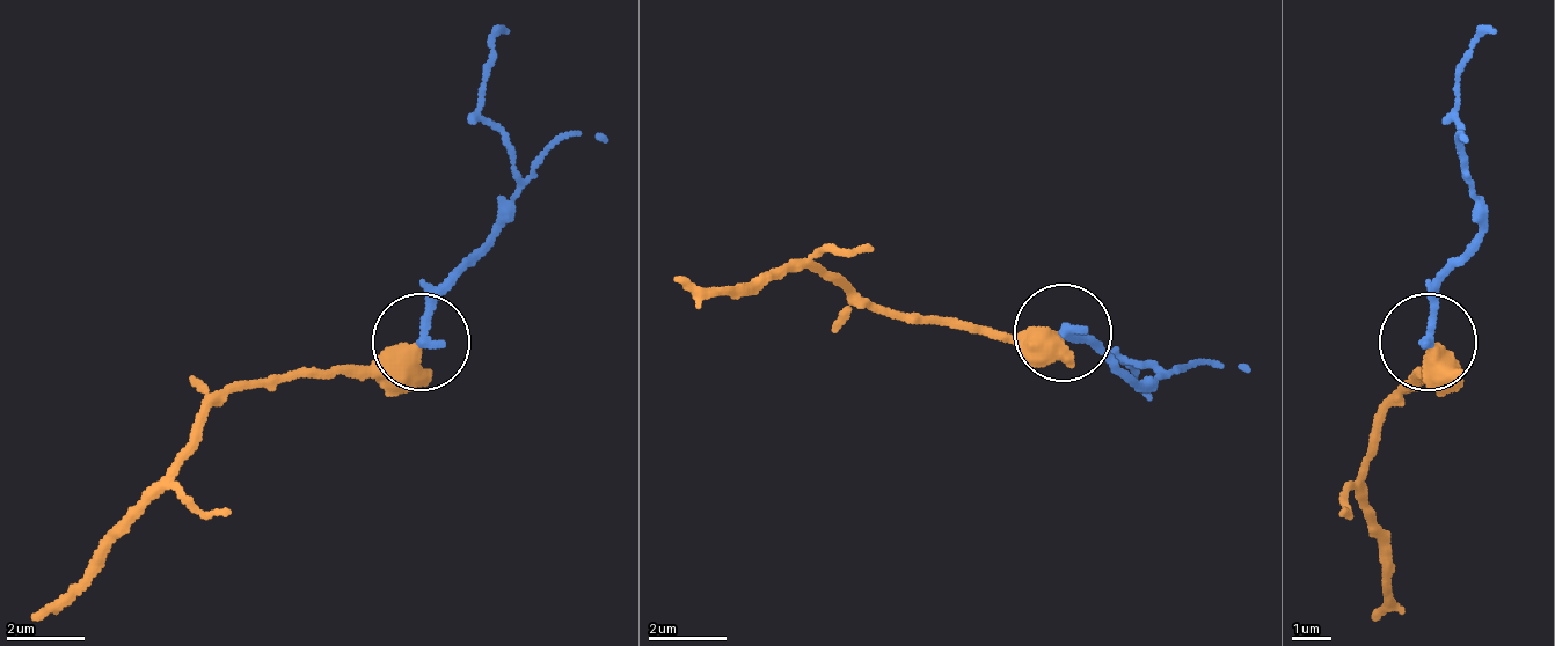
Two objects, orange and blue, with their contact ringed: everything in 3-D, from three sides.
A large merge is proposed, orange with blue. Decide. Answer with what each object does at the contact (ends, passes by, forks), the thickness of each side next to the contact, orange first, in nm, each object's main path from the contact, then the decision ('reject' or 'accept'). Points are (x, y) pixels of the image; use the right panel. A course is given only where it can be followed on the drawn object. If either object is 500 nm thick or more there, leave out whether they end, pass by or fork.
550 nm thick on the orange side, 240 nm on the other; orange runs (1430, 350), (1411, 388), (1372, 427), (1363, 476), (1382, 543), (1372, 622); blue runs (1430, 339), (1430, 301), (1479, 233), (1469, 184), (1460, 67), (1498, 29); accept

